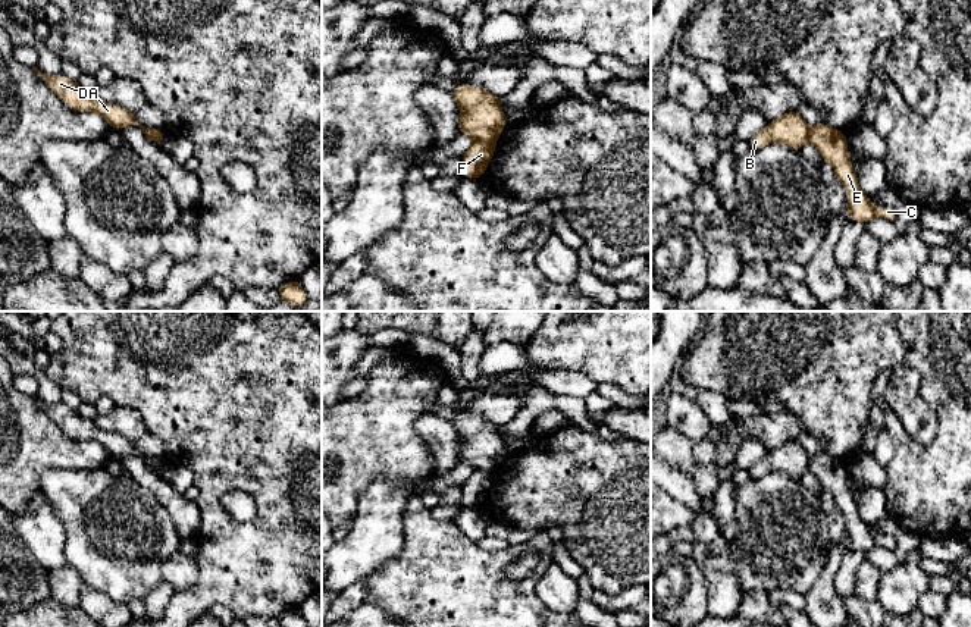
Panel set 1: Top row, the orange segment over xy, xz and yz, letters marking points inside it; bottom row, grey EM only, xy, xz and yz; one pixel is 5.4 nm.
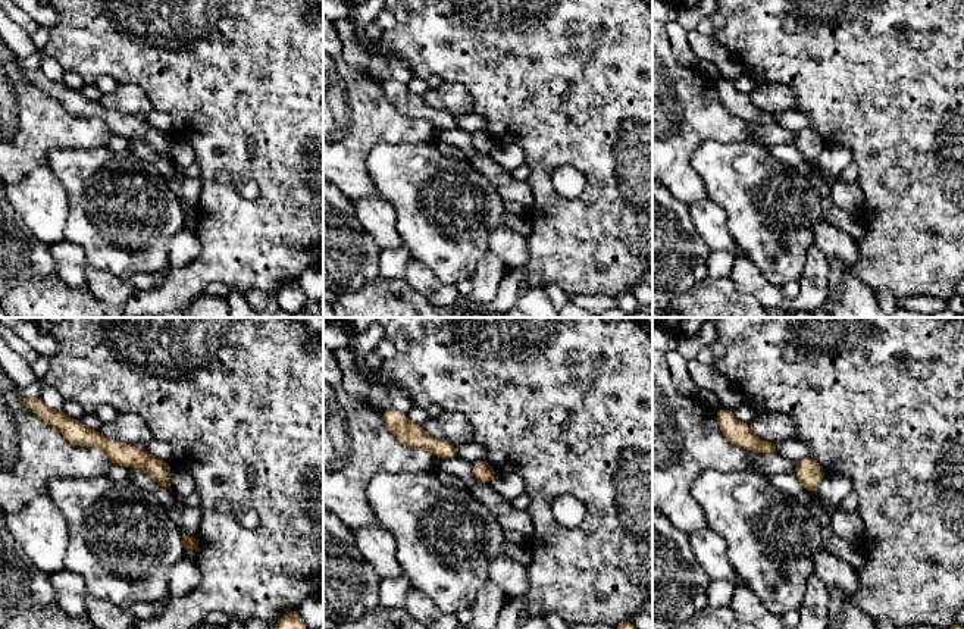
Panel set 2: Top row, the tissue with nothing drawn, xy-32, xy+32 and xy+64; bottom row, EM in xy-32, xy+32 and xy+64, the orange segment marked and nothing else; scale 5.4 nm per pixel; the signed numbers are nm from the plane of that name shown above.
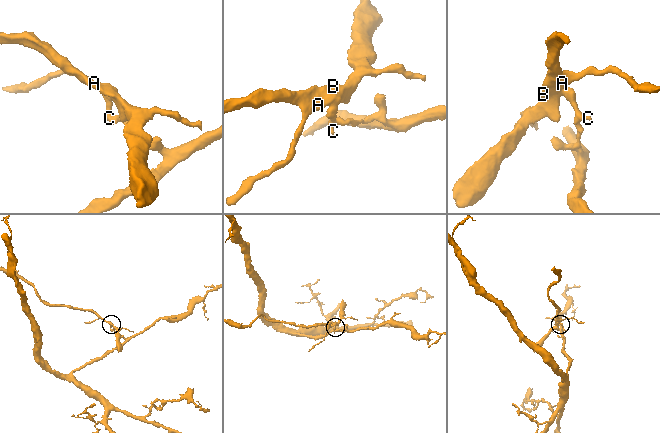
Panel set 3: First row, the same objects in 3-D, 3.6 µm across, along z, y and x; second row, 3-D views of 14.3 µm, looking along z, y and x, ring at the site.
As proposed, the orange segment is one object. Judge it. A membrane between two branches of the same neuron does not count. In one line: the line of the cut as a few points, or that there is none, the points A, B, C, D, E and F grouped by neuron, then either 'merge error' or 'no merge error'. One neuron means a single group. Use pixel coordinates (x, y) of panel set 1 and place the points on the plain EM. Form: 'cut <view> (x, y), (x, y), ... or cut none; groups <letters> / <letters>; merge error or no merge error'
cut xz (476, 467), (494, 472); groups A B D / C E F; merge error

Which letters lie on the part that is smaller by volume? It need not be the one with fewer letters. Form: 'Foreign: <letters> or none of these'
Foreign: A, B, D

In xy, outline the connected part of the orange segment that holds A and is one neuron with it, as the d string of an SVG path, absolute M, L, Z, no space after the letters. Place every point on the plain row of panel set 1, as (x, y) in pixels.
M32 396L50 416L50 418L75 441L95 441L104 446L110 458L120 458L132 454L140 454L135 449L134 441L120 435L104 432L95 426L94 421L82 418L78 411L71 410L63 402L47 405Z

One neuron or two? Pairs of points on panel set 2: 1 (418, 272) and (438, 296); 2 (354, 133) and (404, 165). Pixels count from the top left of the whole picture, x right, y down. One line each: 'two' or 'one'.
1: one
2: two

